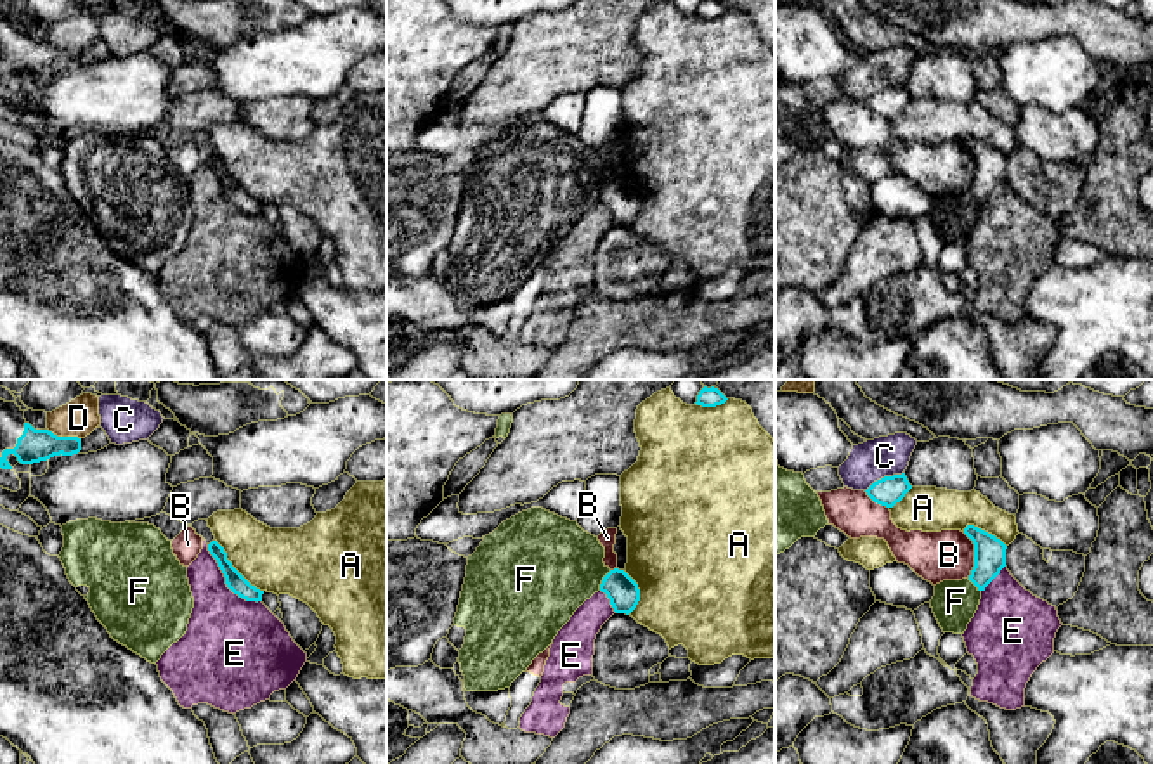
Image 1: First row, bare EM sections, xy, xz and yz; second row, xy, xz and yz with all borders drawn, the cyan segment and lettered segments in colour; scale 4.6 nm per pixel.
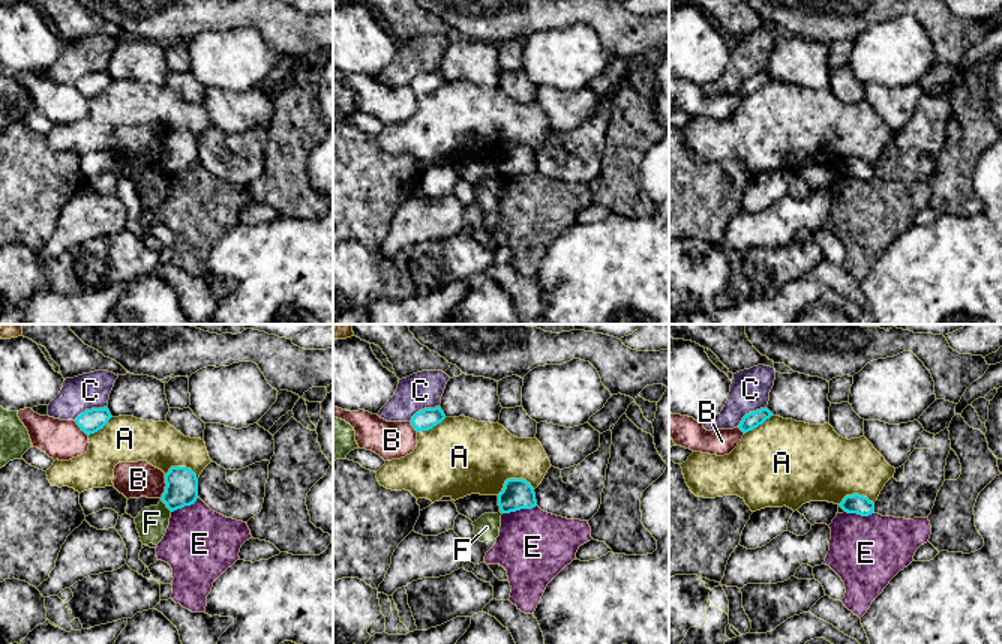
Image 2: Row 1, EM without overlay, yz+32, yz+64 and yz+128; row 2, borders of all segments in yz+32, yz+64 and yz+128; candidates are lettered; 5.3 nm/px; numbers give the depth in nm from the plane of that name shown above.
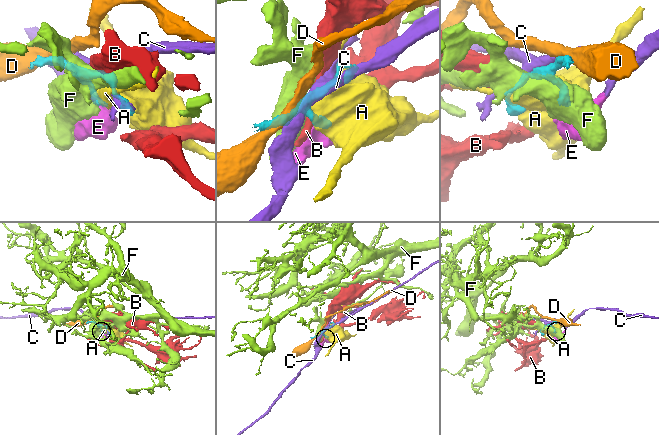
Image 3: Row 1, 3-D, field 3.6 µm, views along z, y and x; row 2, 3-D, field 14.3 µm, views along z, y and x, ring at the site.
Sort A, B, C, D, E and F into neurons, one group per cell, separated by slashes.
A / B / C E / D / F

